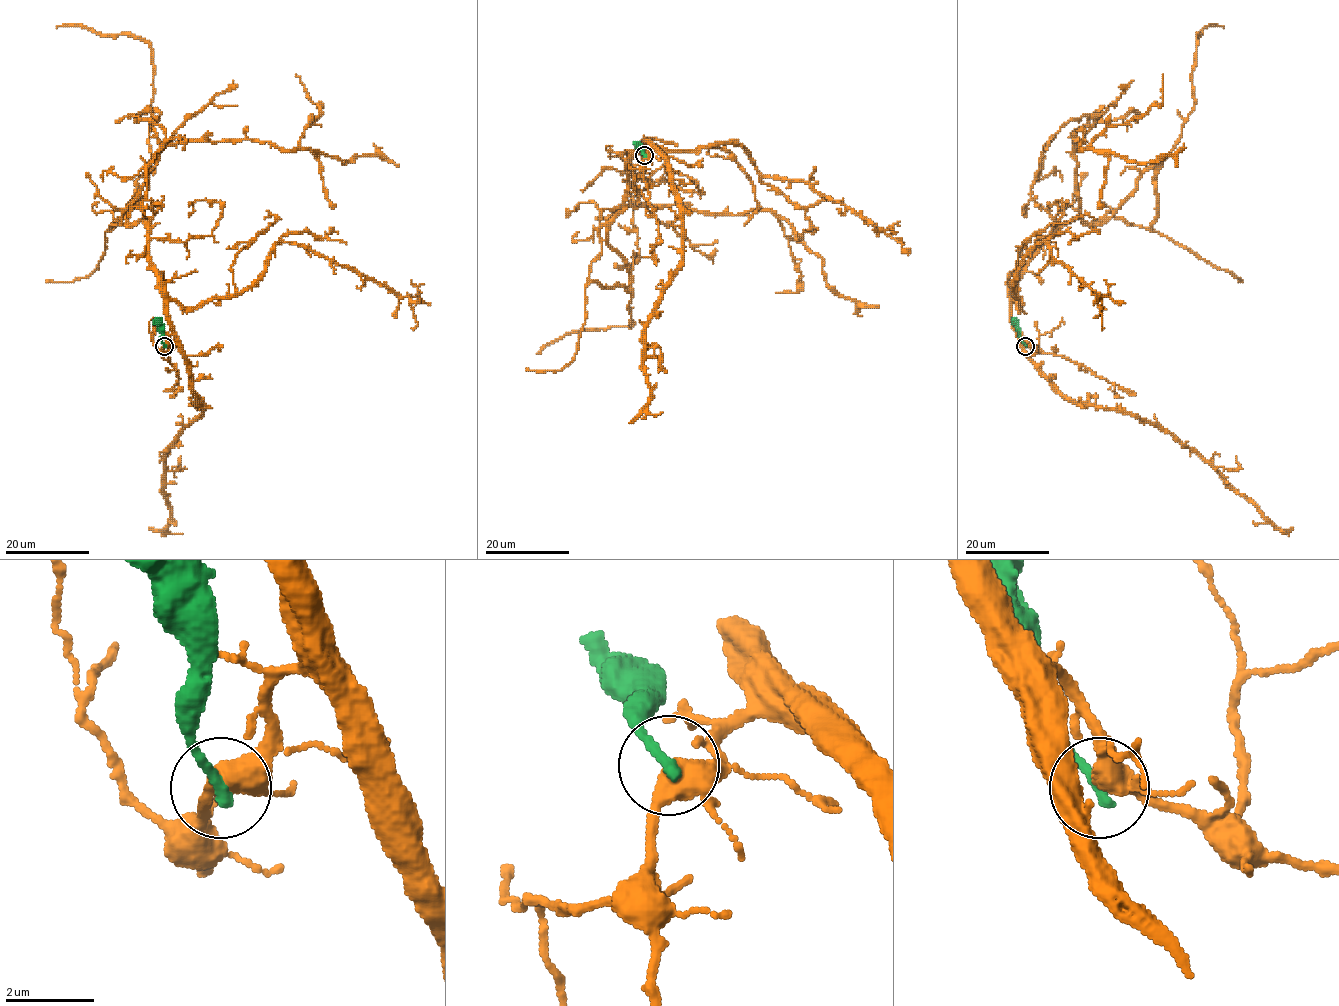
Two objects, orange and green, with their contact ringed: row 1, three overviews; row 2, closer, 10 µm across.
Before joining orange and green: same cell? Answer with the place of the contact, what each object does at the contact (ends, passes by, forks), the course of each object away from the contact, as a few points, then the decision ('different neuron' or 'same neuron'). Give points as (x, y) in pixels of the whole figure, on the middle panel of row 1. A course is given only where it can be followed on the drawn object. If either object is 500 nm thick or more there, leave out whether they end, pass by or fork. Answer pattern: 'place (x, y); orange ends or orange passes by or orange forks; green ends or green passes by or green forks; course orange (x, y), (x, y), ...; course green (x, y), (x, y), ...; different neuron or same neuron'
place (644, 155); orange forks; green ends; course orange (644, 156), (646, 141), (601, 227), (618, 206), (774, 211), (829, 286), (878, 308); course green (644, 156), (636, 142); different neuron

